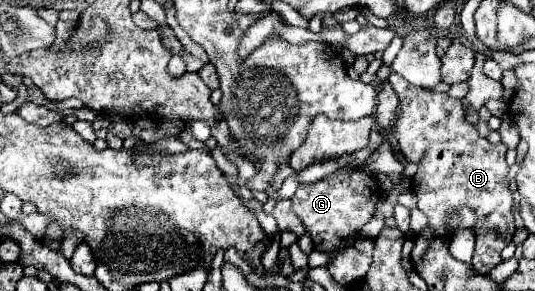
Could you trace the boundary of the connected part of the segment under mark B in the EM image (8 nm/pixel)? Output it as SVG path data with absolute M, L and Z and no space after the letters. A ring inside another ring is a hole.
M394 71L388 77L400 99L400 111L396 119L396 141L404 157L418 165L418 173L412 179L412 189L418 197L418 209L428 217L428 225L436 233L446 227L446 215L462 205L474 209L478 221L474 227L476 247L472 267L480 275L488 275L502 259L500 251L510 243L514 235L512 219L512 191L508 187L508 163L506 145L488 143L480 137L476 125L464 119L464 107L458 99L446 93L430 93L422 87L408 83Z

